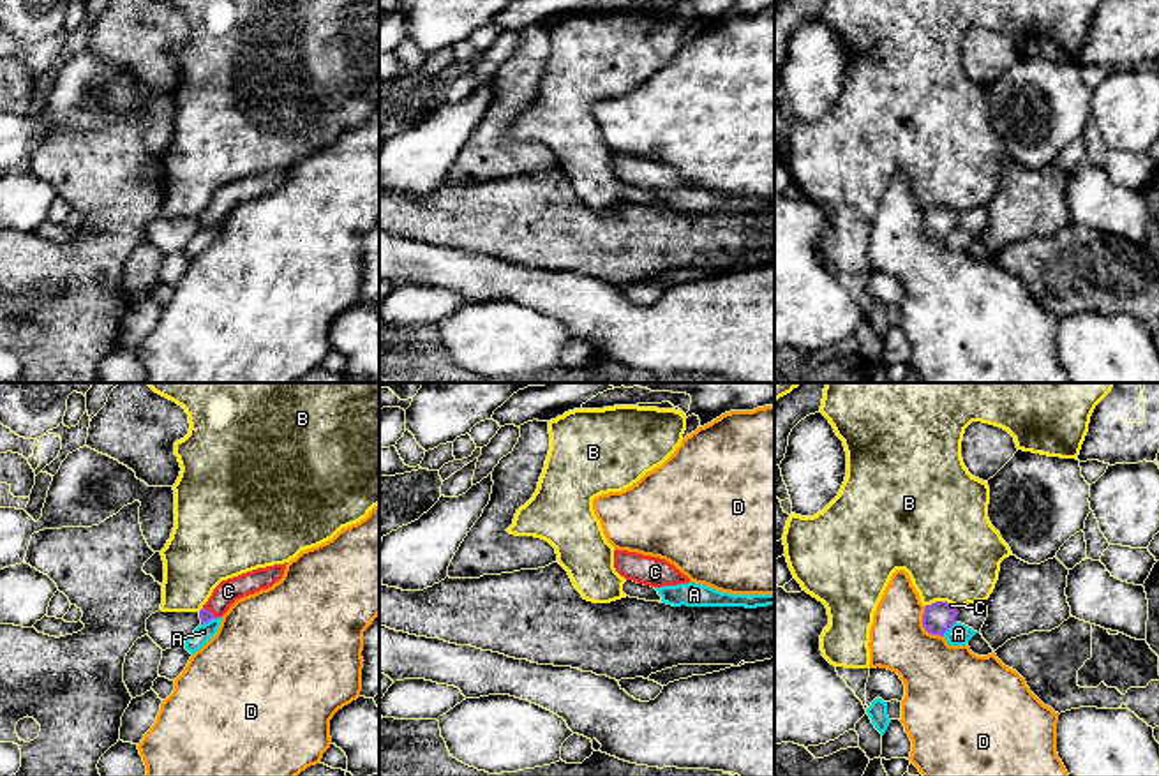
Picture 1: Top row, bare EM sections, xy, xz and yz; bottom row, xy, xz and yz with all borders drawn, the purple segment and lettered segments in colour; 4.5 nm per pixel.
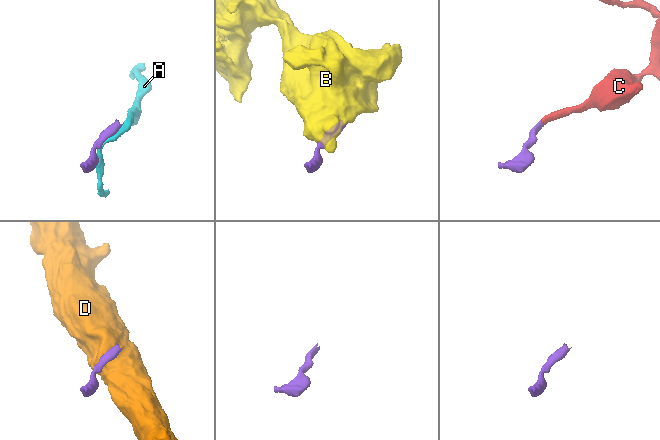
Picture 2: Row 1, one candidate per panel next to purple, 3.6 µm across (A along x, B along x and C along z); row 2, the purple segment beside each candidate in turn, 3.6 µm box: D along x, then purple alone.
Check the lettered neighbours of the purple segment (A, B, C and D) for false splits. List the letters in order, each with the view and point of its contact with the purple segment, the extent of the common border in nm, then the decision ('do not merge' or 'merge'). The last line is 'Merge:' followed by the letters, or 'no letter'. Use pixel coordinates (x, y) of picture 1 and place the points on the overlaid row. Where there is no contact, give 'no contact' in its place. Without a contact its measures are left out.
A: contact yz (949, 626); length 90 nm; do not merge
B: contact yz (937, 602); length 130 nm; do not merge
C: contact xy (210, 611); length 80 nm; merge
D: contact yz (923, 625); length 170 nm; do not merge
Merge: C

